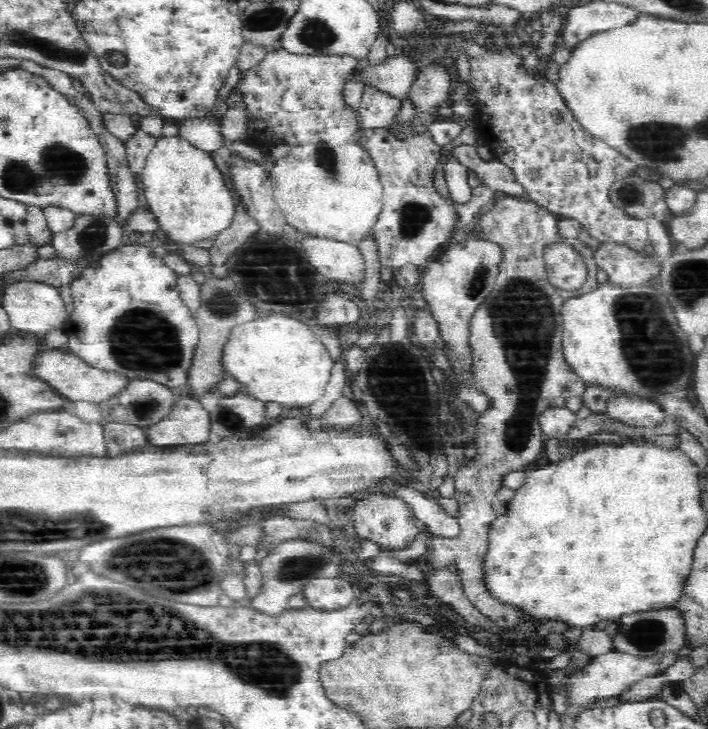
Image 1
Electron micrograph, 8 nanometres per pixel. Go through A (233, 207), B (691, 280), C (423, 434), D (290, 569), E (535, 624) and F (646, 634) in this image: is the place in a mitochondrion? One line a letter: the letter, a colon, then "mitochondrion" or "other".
A: other
B: mitochondrion
C: mitochondrion
D: mitochondrion
E: other
F: mitochondrion

